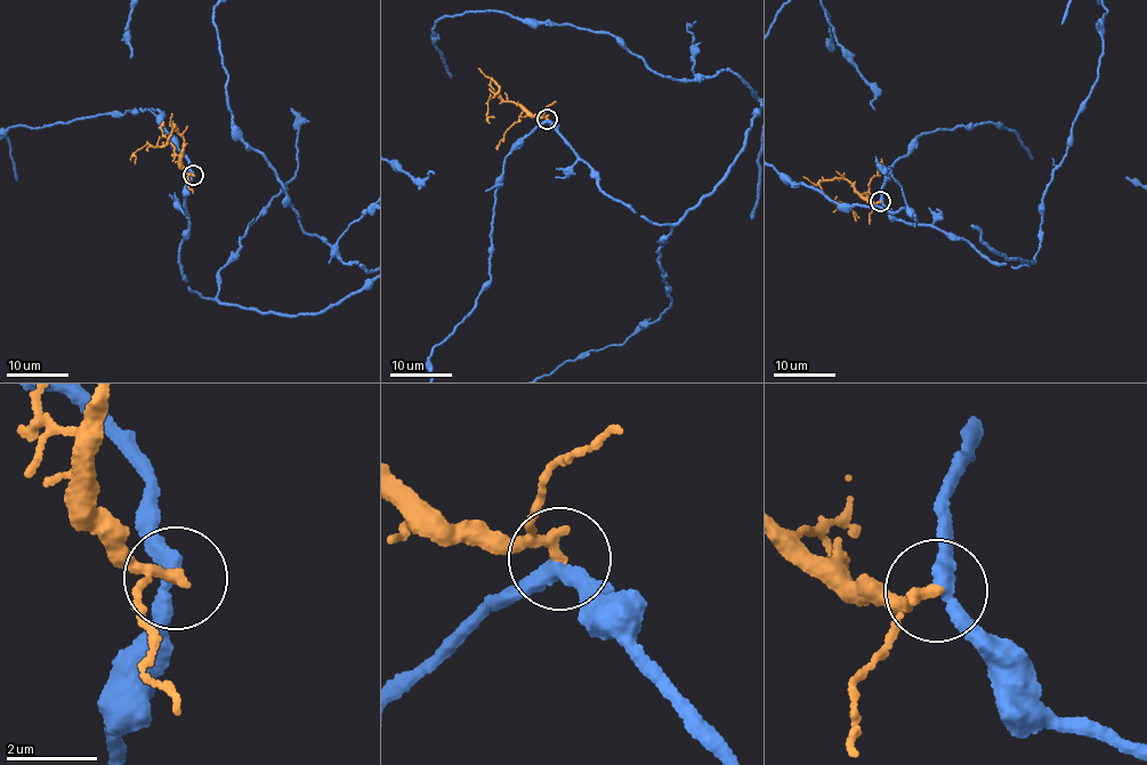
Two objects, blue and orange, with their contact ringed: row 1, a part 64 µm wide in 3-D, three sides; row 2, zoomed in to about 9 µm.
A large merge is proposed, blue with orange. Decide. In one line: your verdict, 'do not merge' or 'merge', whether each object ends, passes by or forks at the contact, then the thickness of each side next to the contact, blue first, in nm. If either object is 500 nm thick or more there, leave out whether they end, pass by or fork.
do not merge; blue passes by; orange passes by; calibres 320 and 200 nm

